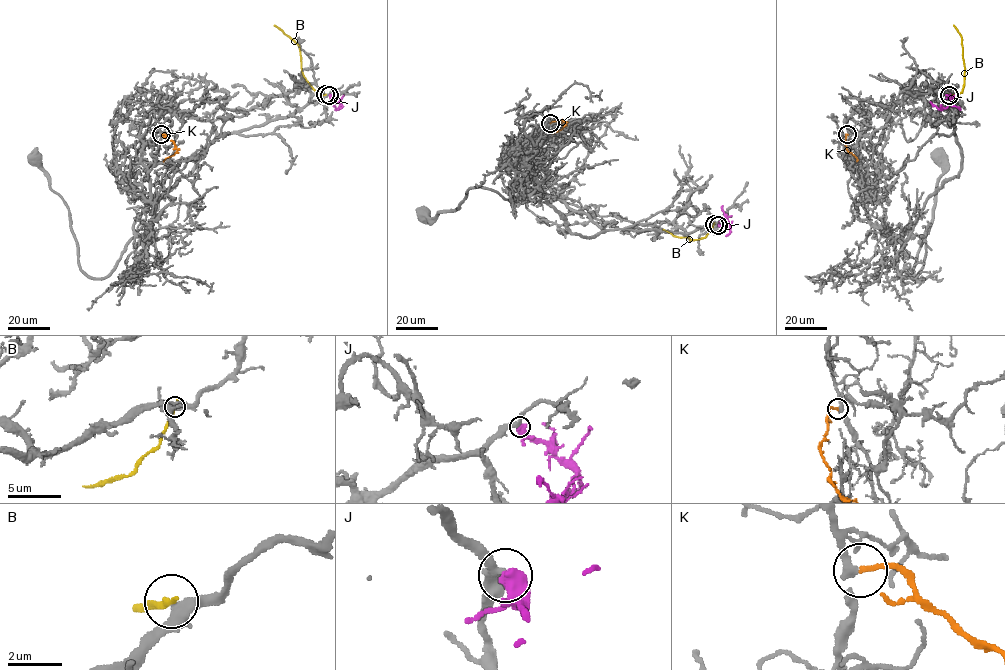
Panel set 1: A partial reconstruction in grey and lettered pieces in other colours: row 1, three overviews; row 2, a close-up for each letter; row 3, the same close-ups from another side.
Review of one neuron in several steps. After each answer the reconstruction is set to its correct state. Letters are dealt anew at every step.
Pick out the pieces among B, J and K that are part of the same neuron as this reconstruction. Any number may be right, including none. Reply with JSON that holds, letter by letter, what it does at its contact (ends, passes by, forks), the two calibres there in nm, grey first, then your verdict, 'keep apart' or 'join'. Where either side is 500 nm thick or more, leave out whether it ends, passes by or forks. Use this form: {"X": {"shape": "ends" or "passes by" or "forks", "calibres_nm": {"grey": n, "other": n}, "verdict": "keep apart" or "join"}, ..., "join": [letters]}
{"B": {"shape": "ends", "calibres_nm": {"grey": 460, "other": 240}, "verdict": "keep apart"}, "J": {"calibres_nm": {"grey": 320, "other": 650}, "verdict": "join"}, "K": {"shape": "ends", "calibres_nm": {"grey": 280, "other": 160}, "verdict": "join"}, "join": ["J", "K"]}

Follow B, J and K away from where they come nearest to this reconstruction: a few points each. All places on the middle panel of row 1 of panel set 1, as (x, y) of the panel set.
B: (713, 224), (711, 231), (698, 240), (675, 237), (662, 229)
J: (718, 224), (729, 225), (722, 206)
K: (550, 123), (561, 120), (565, 122), (561, 129), (552, 132)

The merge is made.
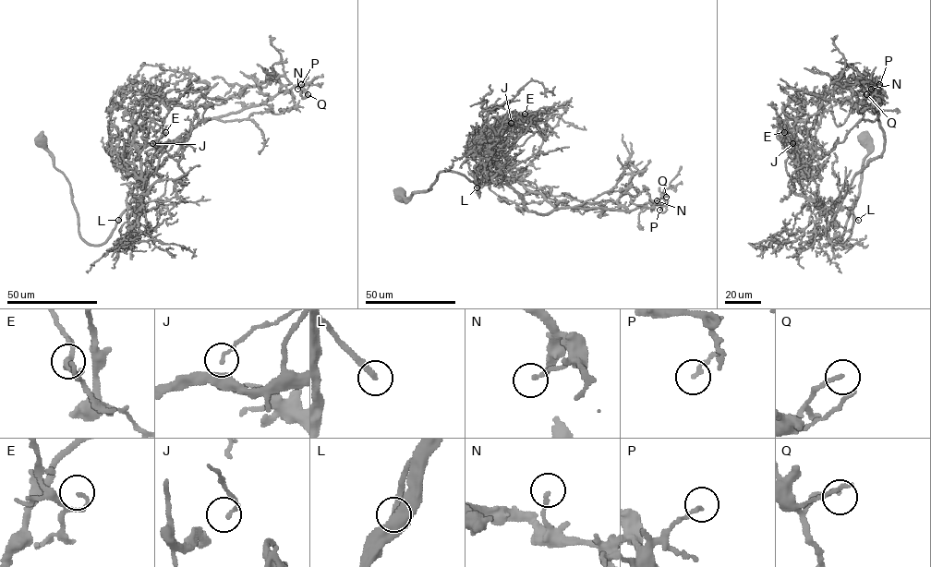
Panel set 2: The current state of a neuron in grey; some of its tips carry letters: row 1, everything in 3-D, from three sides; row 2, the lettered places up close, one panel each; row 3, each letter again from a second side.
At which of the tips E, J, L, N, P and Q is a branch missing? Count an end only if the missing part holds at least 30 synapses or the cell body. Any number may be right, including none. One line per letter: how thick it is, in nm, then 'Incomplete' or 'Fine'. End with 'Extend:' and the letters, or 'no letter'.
E: Thickness 140 nm. Fine
J: Thickness 90 nm. Fine
L: Thickness 240 nm. Incomplete
N: Thickness 160 nm. Fine
P: Thickness 140 nm. Fine
Q: Thickness 170 nm. Fine
Extend: L

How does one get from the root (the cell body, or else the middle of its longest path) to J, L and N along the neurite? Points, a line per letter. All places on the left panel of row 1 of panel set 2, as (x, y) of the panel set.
J: (42, 138), (69, 184), (79, 235), (93, 245), (125, 211), (140, 210), (139, 152), (152, 143)
L: (42, 138), (54, 166), (69, 184), (79, 235), (90, 244), (100, 245), (110, 235), (118, 220)
N: (42, 138), (69, 184), (79, 235), (100, 245), (125, 211), (139, 206), (148, 175), (200, 121), (297, 89)

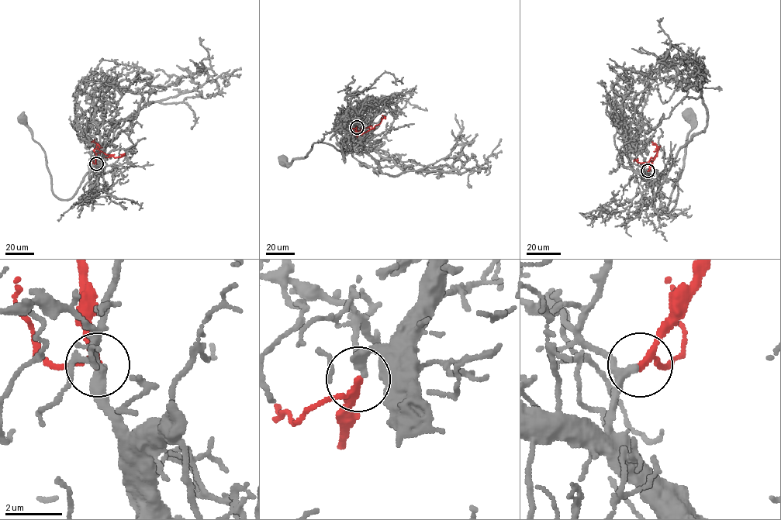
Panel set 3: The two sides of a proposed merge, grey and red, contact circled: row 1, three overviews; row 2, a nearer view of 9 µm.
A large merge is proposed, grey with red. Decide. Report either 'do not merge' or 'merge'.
merge

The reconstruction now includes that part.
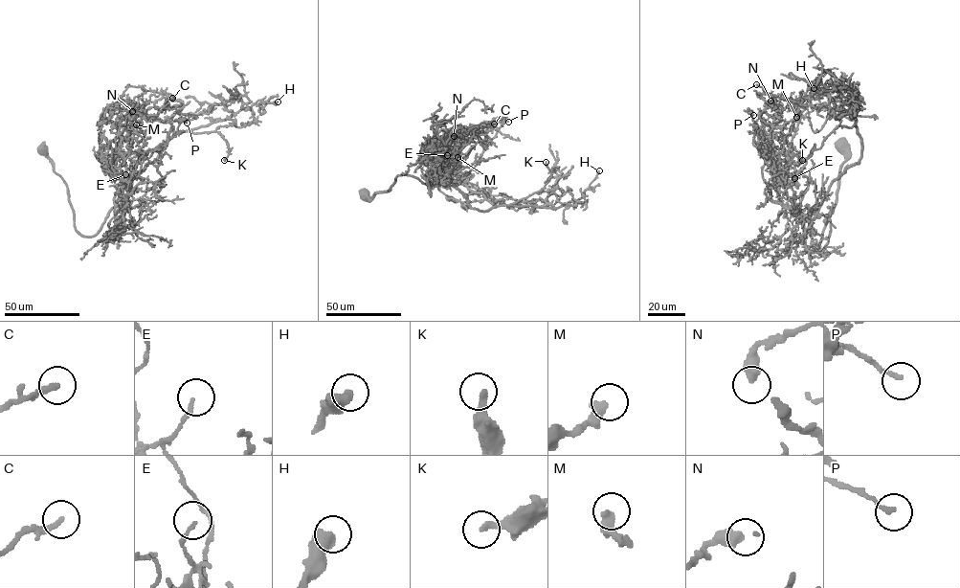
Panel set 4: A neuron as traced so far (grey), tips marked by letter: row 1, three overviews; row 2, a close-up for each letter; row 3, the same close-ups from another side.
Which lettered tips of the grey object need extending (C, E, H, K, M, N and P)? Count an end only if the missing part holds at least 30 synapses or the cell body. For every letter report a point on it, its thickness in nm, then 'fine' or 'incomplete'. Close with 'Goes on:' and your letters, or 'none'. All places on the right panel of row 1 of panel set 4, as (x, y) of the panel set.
C: at (756, 84); 220 nm thick; fine
E: at (794, 178); 140 nm thick; fine
H: at (814, 88); 550 nm thick; fine
K: at (802, 160); 280 nm thick; fine
M: at (796, 117); 420 nm thick; fine
N: at (770, 101); 440 nm thick; fine
P: at (753, 115); 170 nm thick; fine
Goes on: none

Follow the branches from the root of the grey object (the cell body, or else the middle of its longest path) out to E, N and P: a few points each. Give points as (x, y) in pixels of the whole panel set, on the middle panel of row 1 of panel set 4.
E: (365, 194), (388, 191), (398, 174), (413, 175), (426, 185), (440, 181), (447, 173), (450, 140), (447, 155)
N: (365, 194), (388, 191), (398, 174), (440, 181), (450, 140), (439, 138), (454, 155), (463, 132), (454, 136)
P: (365, 194), (388, 191), (398, 174), (440, 181), (460, 128), (472, 134), (508, 122)

